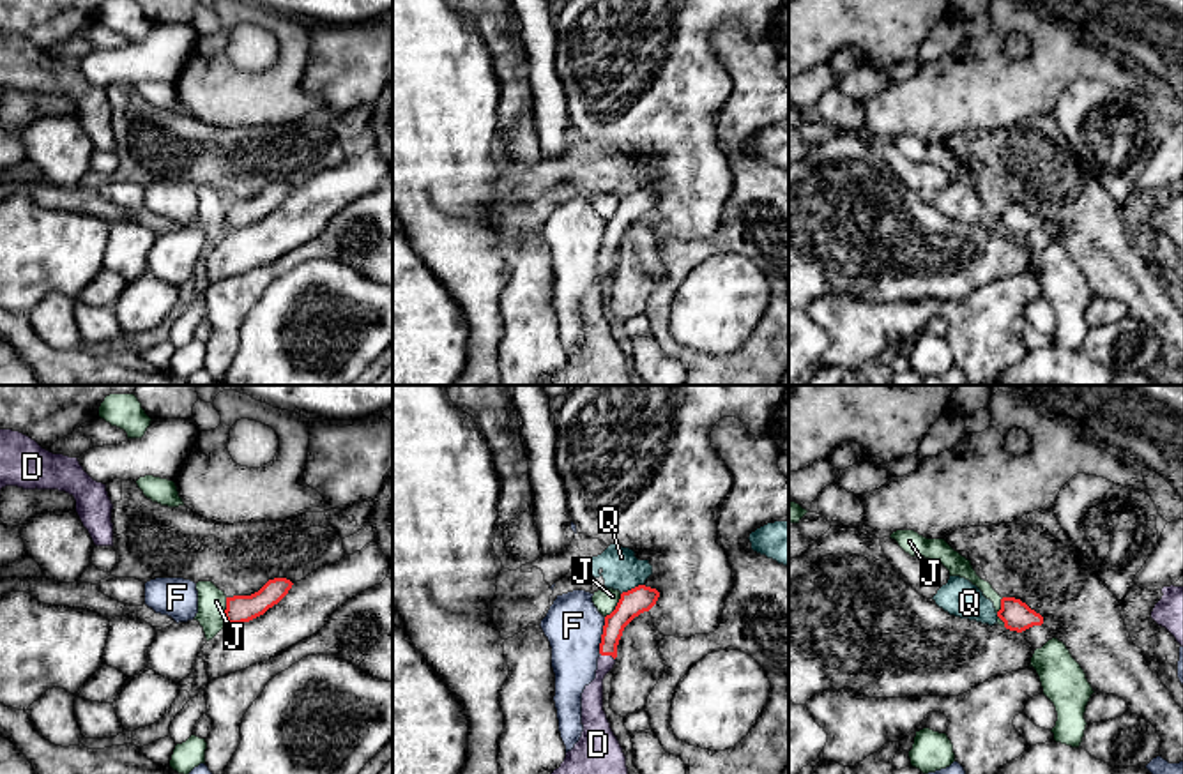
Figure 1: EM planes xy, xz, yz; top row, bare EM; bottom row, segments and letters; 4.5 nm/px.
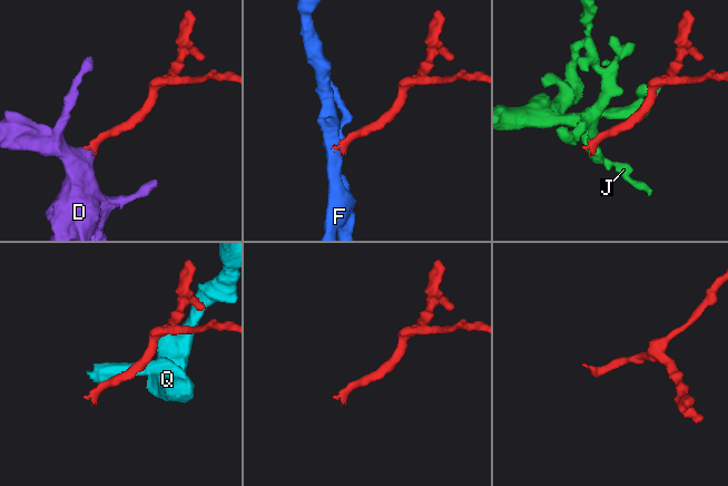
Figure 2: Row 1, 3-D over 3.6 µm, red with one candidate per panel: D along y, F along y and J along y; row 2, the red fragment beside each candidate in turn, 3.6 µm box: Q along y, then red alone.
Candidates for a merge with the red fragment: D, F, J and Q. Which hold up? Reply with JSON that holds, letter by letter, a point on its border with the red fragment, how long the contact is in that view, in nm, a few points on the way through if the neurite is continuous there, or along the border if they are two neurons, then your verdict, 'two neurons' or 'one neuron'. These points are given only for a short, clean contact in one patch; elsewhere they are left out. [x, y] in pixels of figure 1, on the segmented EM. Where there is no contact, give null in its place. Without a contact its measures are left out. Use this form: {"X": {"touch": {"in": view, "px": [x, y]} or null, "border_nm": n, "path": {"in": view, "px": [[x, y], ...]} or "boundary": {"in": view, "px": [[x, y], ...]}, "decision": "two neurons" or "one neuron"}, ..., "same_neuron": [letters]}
{"D": {"touch": {"in": "xz", "px": [607, 654]}, "border_nm": 80, "path": {"in": "xz", "px": [[630, 605], [614, 624], [607, 654], [593, 695]]}, "decision": "one neuron"}, "F": {"touch": {"in": "xz", "px": [602, 635]}, "border_nm": 170, "boundary": {"in": "xz", "px": [[605, 617], [598, 652]]}, "decision": "two neurons"}, "J": {"touch": {"in": "xy", "px": [225, 610]}, "border_nm": 120, "boundary": {"in": "xy", "px": [[227, 598], [225, 622]]}, "decision": "two neurons"}, "Q": {"touch": {"in": "xz", "px": [632, 589]}, "border_nm": 120, "decision": "two neurons"}, "same_neuron": ["D"]}

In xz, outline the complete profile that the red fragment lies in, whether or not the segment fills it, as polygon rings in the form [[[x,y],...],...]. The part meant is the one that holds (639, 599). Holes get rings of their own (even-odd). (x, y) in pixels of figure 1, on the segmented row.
[[[638,585],[622,592],[615,610],[605,617],[596,679],[582,693],[582,737],[552,774],[628,774],[626,756],[603,710],[603,679],[615,664],[624,627],[649,611],[658,597],[656,588]]]

